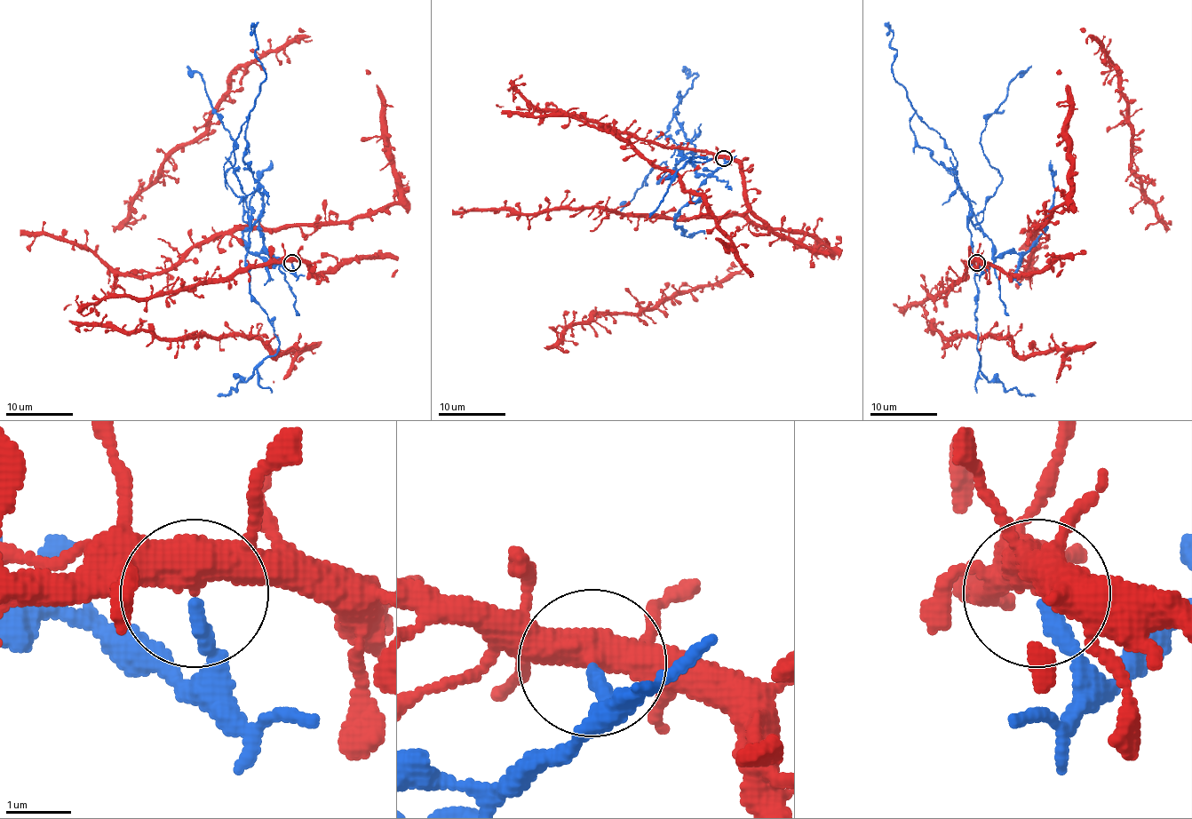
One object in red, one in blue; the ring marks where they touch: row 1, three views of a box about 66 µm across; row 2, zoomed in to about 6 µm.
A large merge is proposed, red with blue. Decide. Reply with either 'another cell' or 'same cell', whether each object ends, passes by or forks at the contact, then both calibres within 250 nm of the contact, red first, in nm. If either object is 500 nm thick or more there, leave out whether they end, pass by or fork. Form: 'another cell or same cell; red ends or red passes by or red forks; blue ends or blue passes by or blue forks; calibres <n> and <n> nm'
another cell; red forks; blue ends; calibres 400 and 240 nm

